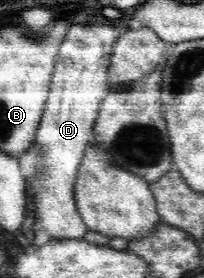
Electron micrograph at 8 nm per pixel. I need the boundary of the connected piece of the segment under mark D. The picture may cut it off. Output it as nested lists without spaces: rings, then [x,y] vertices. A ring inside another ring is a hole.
[[[75,23],[70,27],[68,36],[60,46],[57,61],[54,65],[52,80],[49,84],[49,95],[41,116],[34,145],[29,151],[17,156],[22,175],[29,180],[34,193],[34,234],[45,231],[52,239],[83,238],[87,226],[84,224],[75,205],[74,186],[78,178],[79,163],[82,162],[83,148],[92,138],[94,120],[100,112],[102,101],[109,92],[108,69],[113,54],[113,46],[118,42],[124,28],[112,24],[90,24],[82,26]]]

